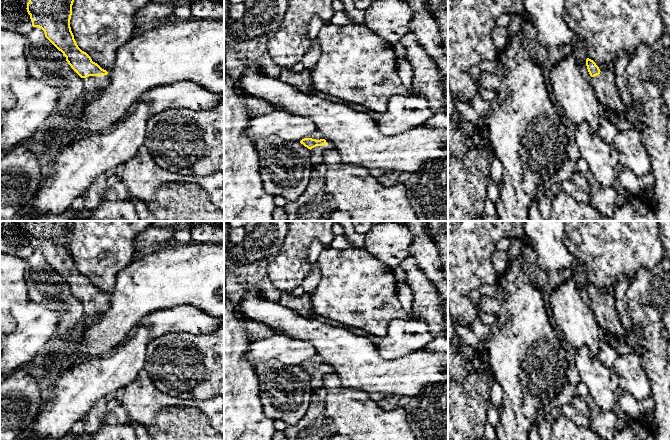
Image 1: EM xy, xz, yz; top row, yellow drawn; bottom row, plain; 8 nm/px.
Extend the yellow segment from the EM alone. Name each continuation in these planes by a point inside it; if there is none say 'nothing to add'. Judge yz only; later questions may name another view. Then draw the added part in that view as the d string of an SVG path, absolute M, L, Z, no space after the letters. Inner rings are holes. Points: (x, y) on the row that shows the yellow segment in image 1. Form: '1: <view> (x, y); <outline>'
1: yz (604, 84); M614 65L604 69L589 81L602 107L609 109L618 116L623 116L626 106L618 94L614 75Z

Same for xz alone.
1: xz (316, 154); M326 144L323 146L316 146L310 150L310 158L313 165L318 165L324 162L323 154L324 151L332 145Z

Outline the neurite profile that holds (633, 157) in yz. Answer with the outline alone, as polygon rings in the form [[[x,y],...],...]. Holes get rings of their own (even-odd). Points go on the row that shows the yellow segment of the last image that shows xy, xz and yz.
[[[636,127],[619,131],[613,144],[618,150],[619,164],[623,169],[637,177],[651,173],[650,155],[642,142],[641,131]]]

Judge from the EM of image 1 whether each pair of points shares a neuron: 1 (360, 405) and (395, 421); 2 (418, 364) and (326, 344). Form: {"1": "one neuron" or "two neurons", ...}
{"1": "one neuron", "2": "one neuron"}

